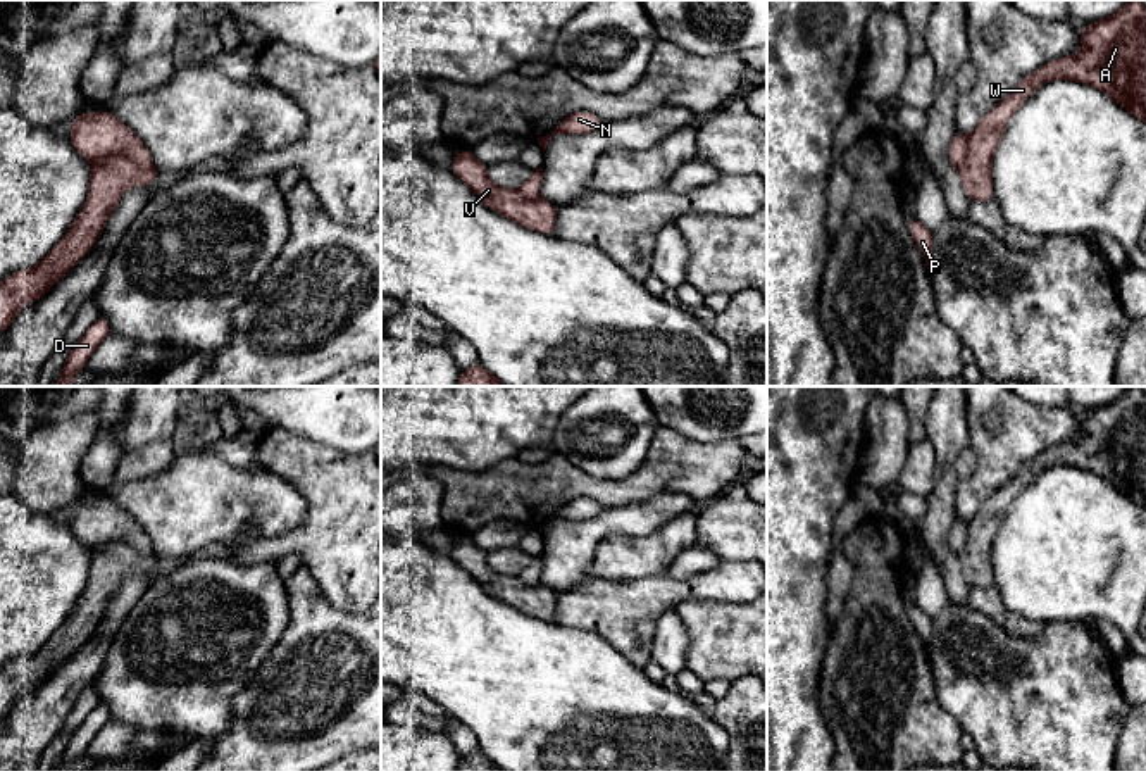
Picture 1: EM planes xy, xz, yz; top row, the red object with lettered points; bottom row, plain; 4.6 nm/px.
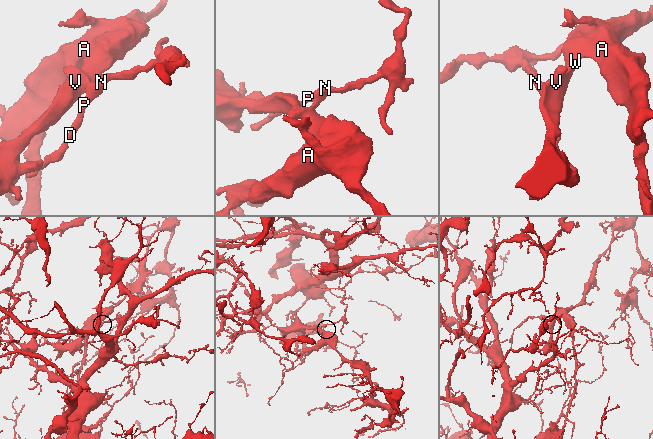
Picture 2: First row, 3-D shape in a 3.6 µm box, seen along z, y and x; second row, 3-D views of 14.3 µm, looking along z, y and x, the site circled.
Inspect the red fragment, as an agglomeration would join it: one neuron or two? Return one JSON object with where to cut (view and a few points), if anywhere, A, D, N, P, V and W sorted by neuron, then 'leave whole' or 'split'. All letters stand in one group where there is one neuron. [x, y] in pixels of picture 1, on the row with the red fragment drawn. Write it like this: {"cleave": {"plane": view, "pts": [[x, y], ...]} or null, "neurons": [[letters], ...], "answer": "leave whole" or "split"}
{"cleave": {"plane": "xy", "pts": [[92, 159], [126, 154], [140, 168], [152, 168]]}, "neurons": [["A", "V", "W"], ["D", "N", "P"]], "answer": "split"}

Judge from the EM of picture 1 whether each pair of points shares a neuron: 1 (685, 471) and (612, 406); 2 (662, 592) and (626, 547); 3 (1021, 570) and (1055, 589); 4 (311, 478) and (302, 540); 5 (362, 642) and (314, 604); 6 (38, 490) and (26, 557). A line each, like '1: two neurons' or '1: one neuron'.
1: two neurons
2: two neurons
3: one neuron
4: one neuron
5: one neuron
6: two neurons

